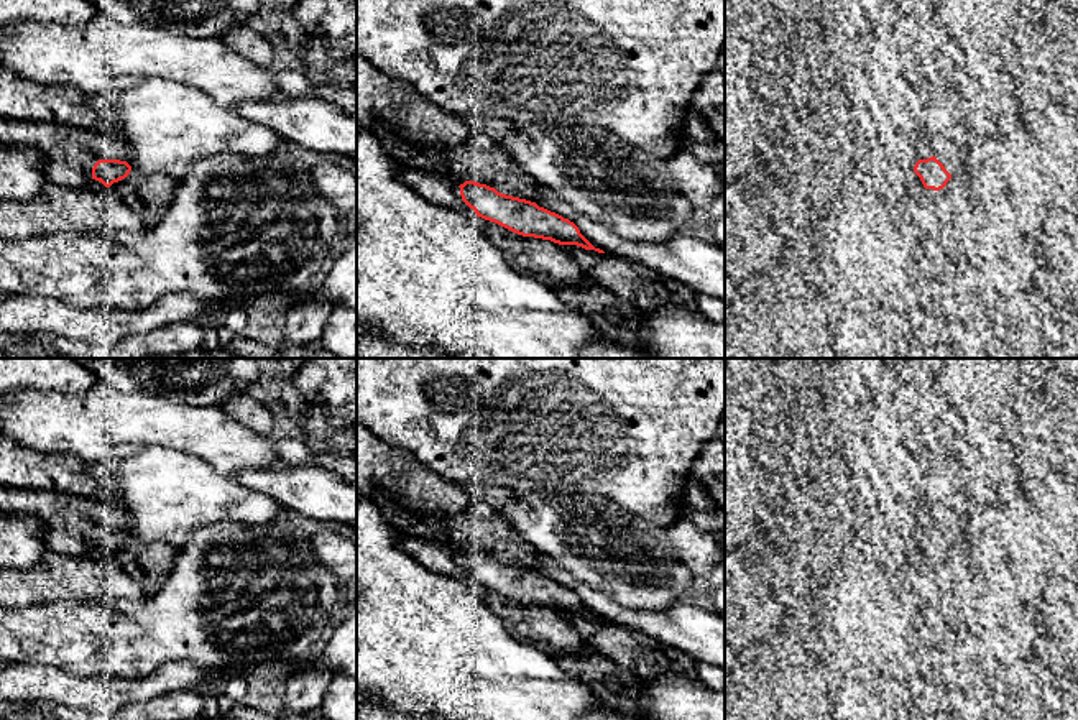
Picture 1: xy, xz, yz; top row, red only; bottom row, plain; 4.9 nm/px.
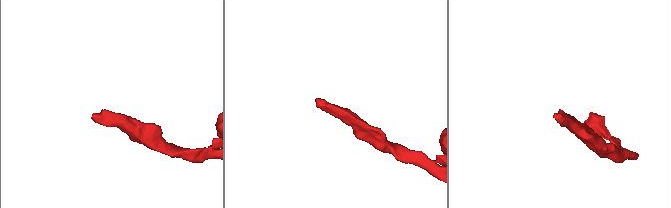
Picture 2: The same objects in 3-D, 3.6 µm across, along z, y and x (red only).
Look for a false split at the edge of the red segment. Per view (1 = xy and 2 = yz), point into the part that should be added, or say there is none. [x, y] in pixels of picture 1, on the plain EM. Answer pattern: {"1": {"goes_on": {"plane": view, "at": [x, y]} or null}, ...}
{"1": {"goes_on": {"plane": "xy", "at": [69, 520]}}, "2": {"goes_on": {"plane": "yz", "at": [924, 513]}}}

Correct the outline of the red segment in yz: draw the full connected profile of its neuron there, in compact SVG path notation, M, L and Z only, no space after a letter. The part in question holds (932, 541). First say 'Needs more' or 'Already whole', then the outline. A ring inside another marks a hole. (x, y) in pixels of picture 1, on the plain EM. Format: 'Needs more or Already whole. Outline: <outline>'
Needs more. Outline: M919 501L915 505L915 523L919 529L914 534L914 541L920 546L925 557L940 559L951 547L951 542L933 524L933 506Z

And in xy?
Needs more. Outline: M0 485L0 513L36 516L46 528L44 542L48 549L72 557L82 557L92 547L110 556L131 539L131 534L125 529L128 521L127 506L123 503L107 503L95 496Z

